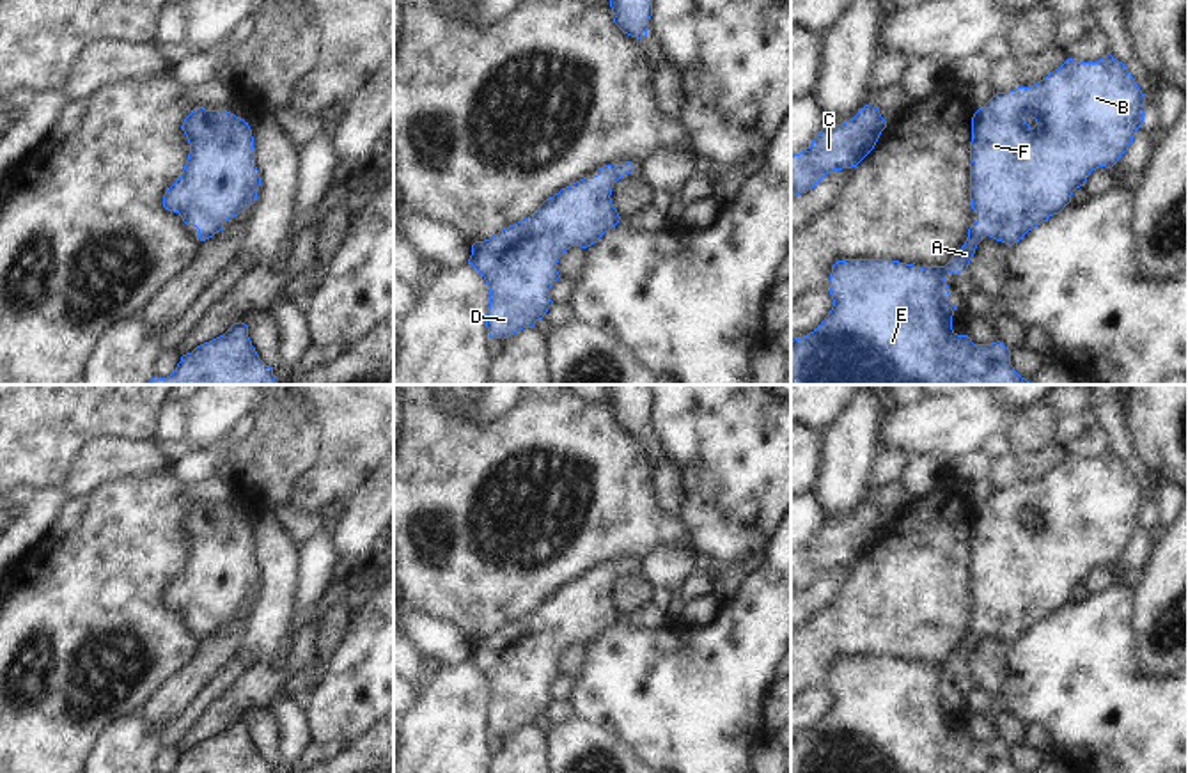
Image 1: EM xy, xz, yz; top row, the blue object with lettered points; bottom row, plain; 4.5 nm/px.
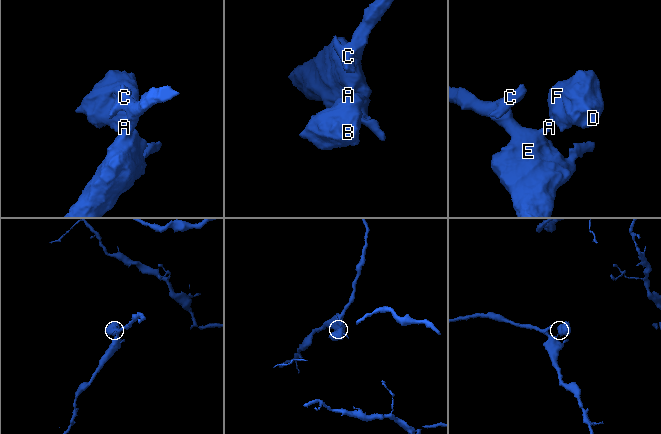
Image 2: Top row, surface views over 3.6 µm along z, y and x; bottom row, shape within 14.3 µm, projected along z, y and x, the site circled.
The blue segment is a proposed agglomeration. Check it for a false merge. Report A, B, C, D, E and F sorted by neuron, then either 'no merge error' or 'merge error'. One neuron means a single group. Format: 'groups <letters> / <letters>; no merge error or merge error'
groups A B C D E F; no merge error

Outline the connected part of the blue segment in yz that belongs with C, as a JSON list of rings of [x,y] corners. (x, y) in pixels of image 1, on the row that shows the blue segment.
[[[874,103],[842,124],[826,124],[810,147],[791,156],[791,197],[807,193],[833,170],[856,167],[885,128],[887,121]]]

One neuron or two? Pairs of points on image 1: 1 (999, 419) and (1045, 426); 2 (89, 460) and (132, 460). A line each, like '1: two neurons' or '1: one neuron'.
1: two neurons
2: one neuron

